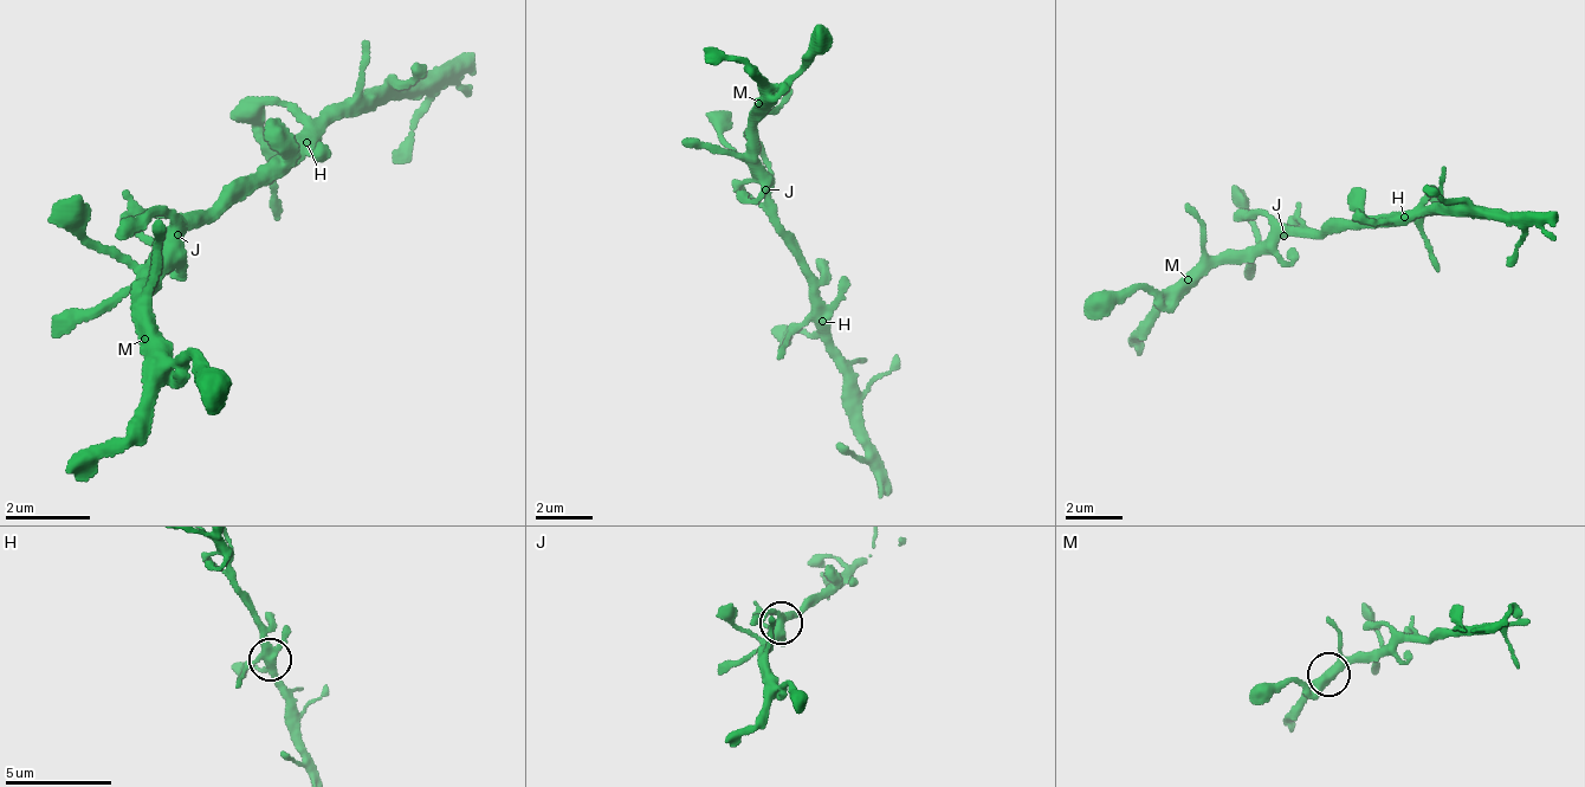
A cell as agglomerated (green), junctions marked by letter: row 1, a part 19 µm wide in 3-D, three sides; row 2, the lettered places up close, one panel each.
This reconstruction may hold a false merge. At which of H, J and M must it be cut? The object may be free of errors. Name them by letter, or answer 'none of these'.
none of these

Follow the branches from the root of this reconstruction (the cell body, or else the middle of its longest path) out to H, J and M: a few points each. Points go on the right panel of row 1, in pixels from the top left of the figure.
H: (1330, 224), (1357, 225), (1362, 220), (1401, 225), (1405, 219)
J: (1330, 224), (1314, 233), (1295, 231), (1283, 236)
M: (1330, 224), (1314, 233), (1270, 234), (1243, 253), (1223, 252), (1188, 279)

